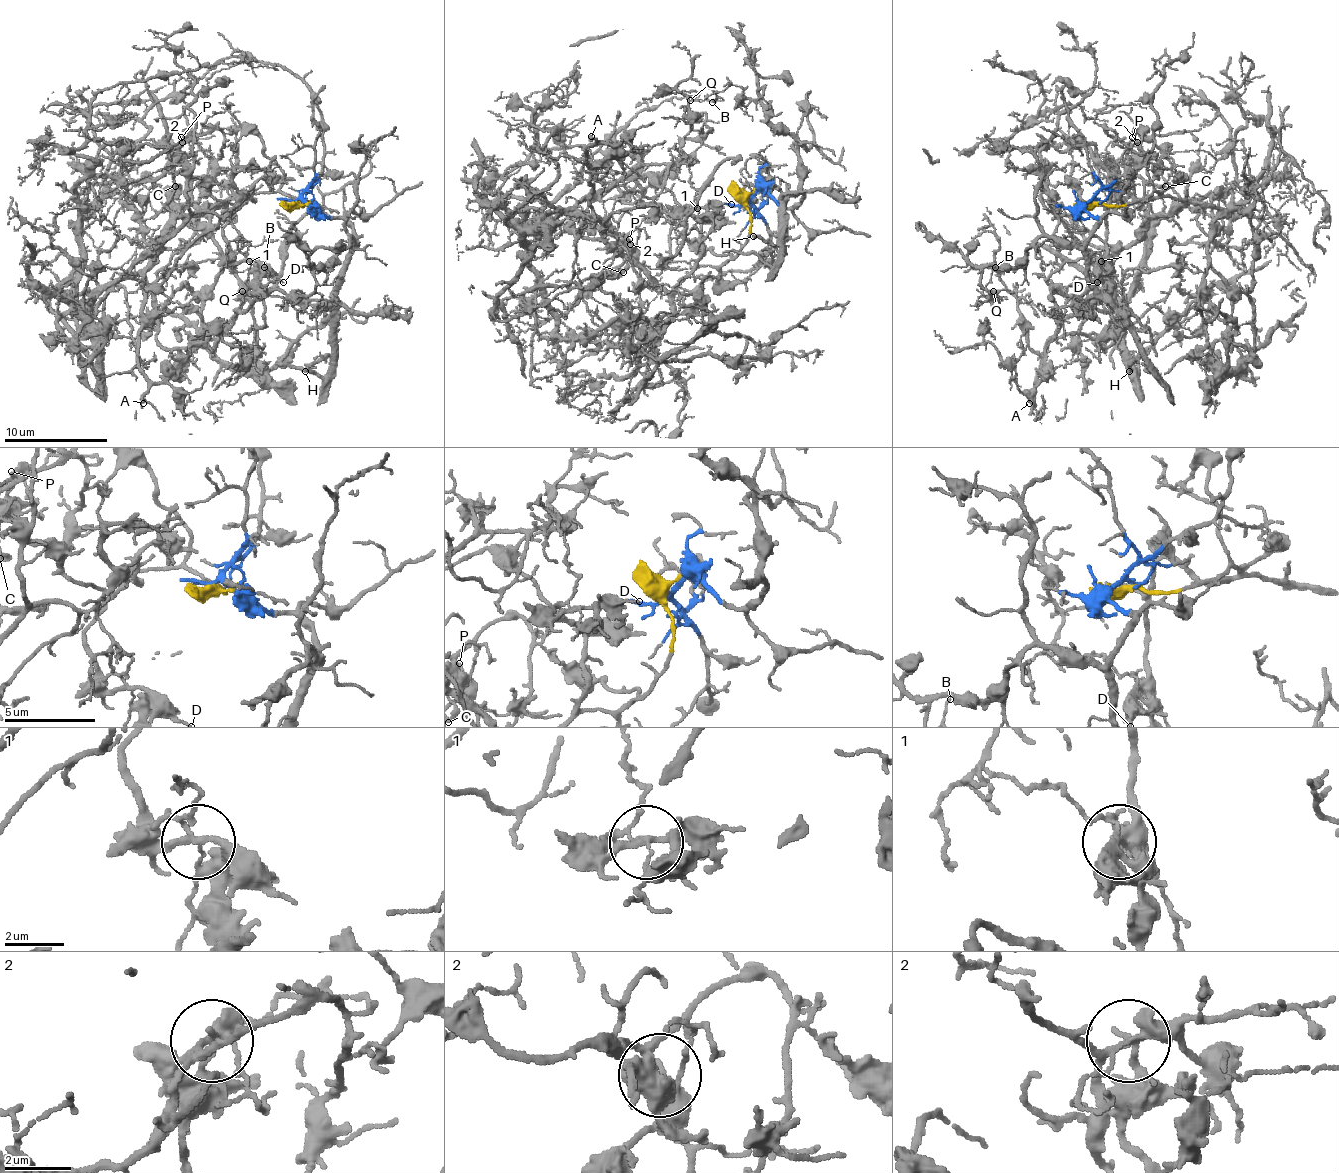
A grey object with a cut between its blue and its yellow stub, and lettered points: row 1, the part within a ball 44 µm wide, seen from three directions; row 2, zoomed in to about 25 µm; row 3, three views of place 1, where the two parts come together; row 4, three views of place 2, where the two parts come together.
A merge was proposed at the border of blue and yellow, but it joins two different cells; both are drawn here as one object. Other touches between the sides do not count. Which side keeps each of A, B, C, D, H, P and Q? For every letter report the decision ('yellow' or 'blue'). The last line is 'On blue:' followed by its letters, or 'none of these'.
A: yellow
B: blue
C: yellow
D: yellow
H: blue
P: yellow
Q: blue
On blue: B, H, Q

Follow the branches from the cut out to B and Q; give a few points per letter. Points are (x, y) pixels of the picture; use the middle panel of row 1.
B: (749, 195), (801, 201), (798, 146), (772, 123), (764, 87), (757, 100), (733, 84), (715, 89), (713, 102)
Q: (749, 195), (801, 201), (798, 144), (772, 123), (764, 87), (757, 100), (731, 84), (689, 100)

